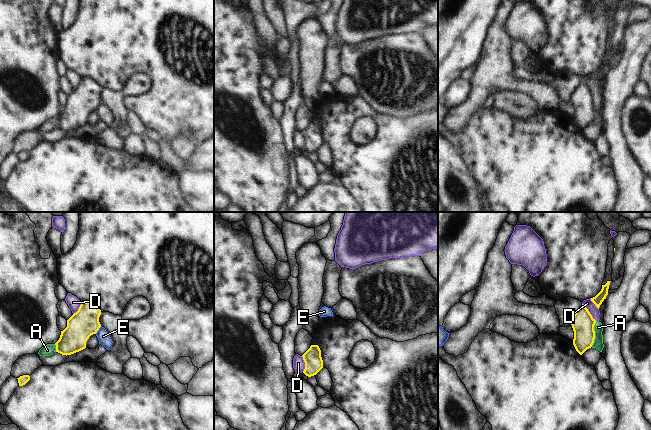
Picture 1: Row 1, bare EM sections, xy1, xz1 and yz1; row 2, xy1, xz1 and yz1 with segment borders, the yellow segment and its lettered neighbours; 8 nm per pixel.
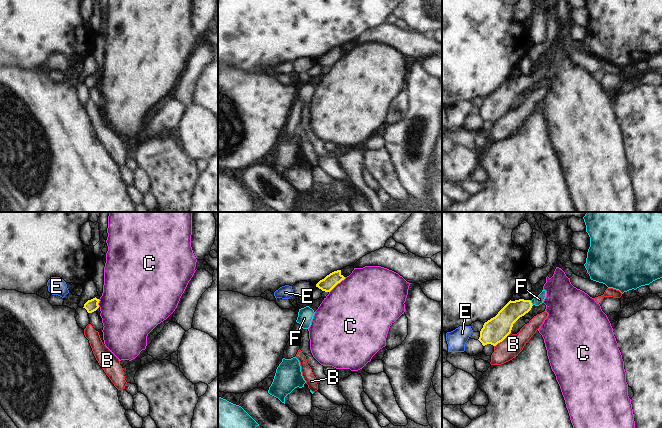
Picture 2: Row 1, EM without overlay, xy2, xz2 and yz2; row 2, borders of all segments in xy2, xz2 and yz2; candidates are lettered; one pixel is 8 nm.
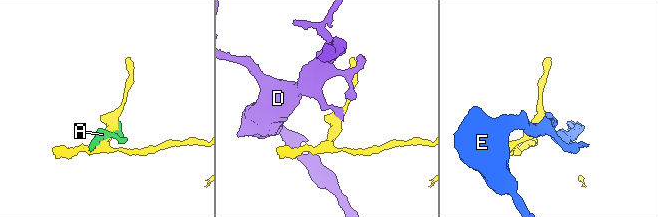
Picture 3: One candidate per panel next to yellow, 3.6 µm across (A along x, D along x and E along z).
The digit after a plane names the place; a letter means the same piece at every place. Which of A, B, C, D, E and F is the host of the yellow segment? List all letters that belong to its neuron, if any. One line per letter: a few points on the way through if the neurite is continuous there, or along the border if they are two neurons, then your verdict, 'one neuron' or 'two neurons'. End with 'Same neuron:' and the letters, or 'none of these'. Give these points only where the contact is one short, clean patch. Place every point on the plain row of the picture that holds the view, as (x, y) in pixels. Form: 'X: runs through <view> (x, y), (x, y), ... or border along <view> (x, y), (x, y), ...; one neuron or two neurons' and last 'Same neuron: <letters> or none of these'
A: two neurons
B: border along yz2 (510, 108), (494, 122); two neurons
C: two neurons
D: border along yz1 (582, 79), (596, 96); two neurons
E: border along xy1 (101, 102), (95, 109); two neurons
F: runs through yz2 (513, 86), (531, 79), (539, 75); one neuron
Same neuron: F

